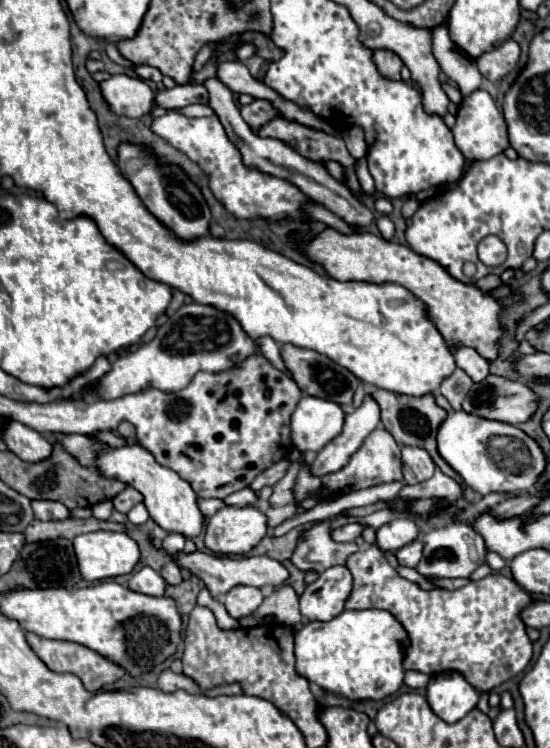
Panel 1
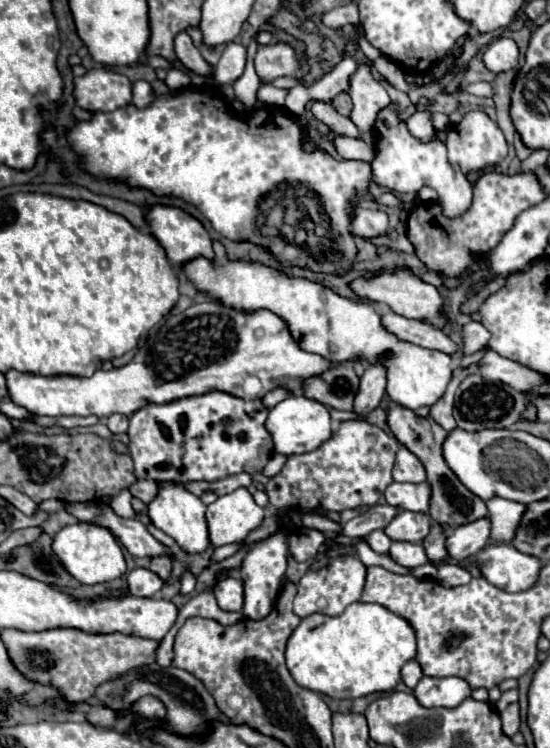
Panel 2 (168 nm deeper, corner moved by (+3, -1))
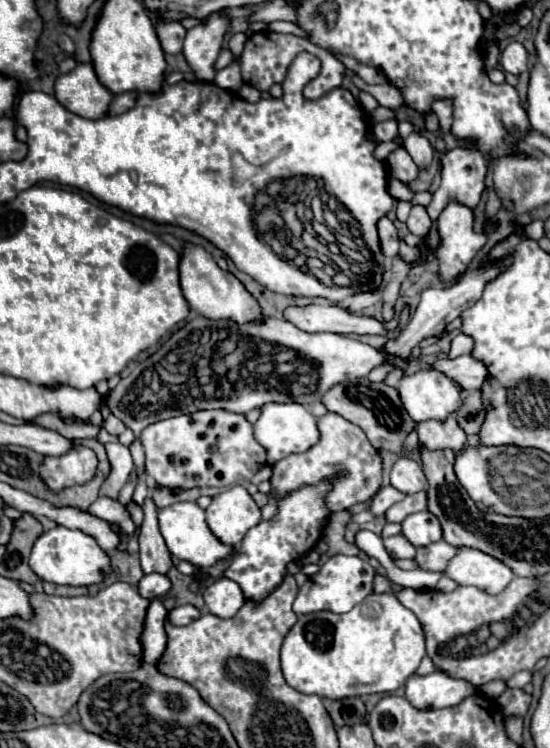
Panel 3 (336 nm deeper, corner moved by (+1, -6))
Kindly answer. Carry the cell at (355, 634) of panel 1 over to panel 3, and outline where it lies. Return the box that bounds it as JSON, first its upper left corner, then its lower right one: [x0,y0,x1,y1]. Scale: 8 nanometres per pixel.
[280,594,424,700]

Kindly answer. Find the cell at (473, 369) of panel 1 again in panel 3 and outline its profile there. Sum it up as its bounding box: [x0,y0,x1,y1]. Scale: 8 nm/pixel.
[286,302,388,336]

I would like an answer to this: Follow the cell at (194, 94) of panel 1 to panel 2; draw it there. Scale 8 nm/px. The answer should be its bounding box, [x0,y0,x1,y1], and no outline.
[132,81,152,109]

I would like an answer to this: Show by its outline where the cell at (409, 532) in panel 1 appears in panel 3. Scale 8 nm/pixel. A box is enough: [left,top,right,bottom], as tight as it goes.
[402,512,442,548]

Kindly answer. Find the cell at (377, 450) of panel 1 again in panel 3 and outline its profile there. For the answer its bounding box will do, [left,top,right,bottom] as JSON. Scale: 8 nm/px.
[270,412,384,512]

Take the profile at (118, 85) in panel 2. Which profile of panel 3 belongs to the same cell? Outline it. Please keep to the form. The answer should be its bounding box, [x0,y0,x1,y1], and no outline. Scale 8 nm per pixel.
[56,62,114,118]

